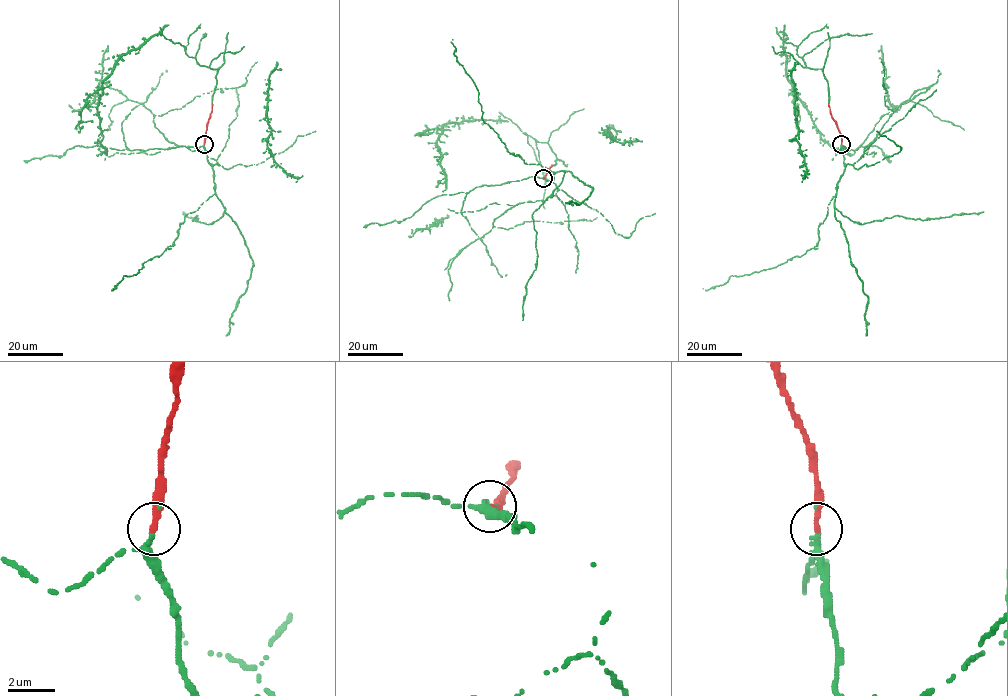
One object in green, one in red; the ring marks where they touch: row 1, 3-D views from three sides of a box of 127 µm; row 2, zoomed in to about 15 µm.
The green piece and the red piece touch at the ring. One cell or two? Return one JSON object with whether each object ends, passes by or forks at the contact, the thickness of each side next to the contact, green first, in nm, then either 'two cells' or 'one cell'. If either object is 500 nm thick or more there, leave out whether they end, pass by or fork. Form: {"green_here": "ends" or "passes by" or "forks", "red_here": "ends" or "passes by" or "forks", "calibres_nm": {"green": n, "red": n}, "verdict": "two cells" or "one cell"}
{"green_here": "passes by", "red_here": "ends", "calibres_nm": {"green": 220, "red": 300}, "verdict": "one cell"}

